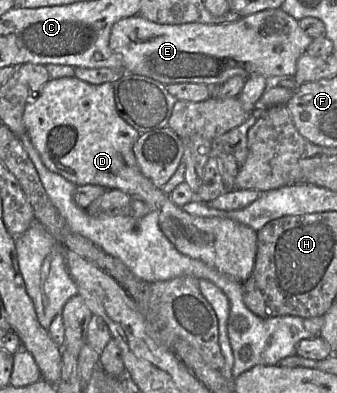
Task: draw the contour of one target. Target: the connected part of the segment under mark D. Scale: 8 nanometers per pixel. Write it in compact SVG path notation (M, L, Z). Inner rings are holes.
M75 76L50 79L40 93L27 103L23 122L31 142L50 171L63 176L77 186L100 185L107 190L118 189L133 198L143 200L151 211L159 214L162 232L180 253L200 260L242 284L251 276L257 253L257 232L230 219L197 217L185 212L171 200L169 194L156 187L142 174L134 154L134 145L141 133L118 113L112 82L91 84Z

